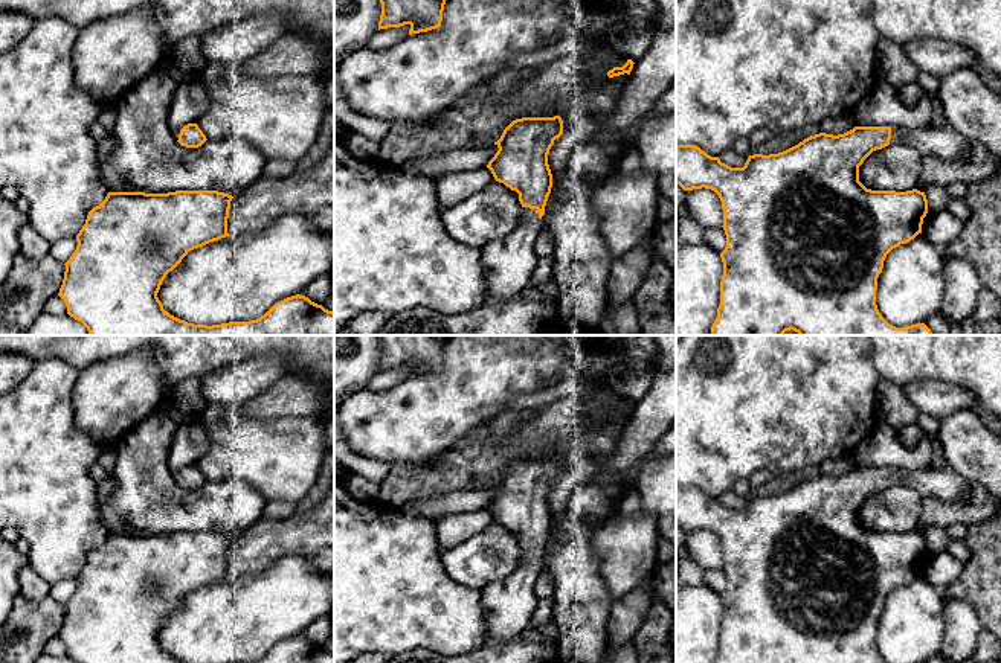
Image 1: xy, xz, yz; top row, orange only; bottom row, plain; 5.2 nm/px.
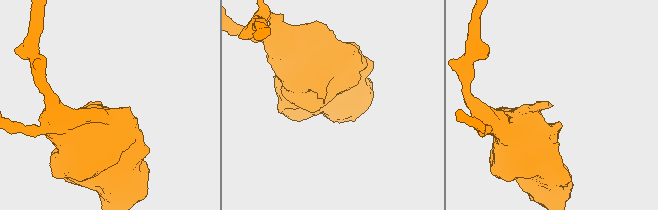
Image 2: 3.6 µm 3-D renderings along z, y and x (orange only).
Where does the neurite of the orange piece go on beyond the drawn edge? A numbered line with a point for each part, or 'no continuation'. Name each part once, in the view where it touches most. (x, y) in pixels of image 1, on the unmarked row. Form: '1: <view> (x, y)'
1: xz (508, 604)

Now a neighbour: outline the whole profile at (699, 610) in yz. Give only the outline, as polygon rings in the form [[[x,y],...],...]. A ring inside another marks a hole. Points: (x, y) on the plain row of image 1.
[[[676,584],[676,663],[714,663],[722,617],[720,594],[708,585]]]

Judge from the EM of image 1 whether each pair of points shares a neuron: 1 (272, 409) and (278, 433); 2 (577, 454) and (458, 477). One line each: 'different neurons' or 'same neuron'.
1: different neurons
2: same neuron

